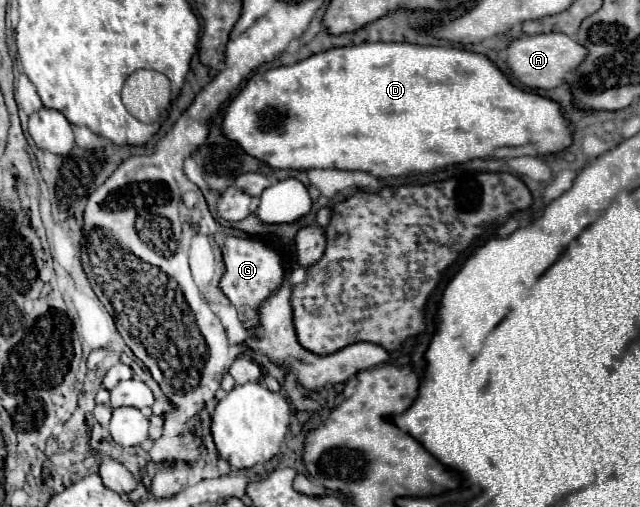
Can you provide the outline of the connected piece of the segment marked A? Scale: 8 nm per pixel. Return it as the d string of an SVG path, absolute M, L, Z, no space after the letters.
M558 31L540 33L540 35L526 35L522 39L512 41L512 45L508 47L508 65L512 69L515 82L531 90L546 91L562 85L566 81L566 75L570 75L584 59L586 59L586 49L582 49L582 45L578 45L576 39L568 37L566 33L558 33Z

